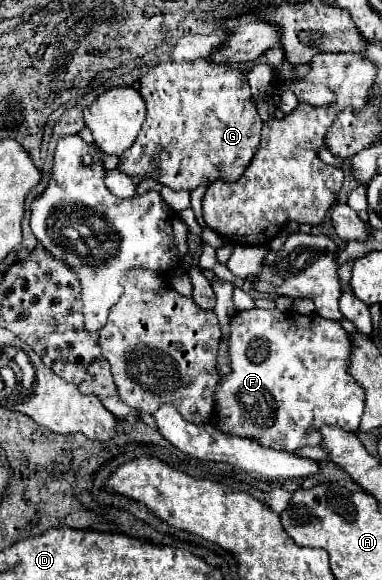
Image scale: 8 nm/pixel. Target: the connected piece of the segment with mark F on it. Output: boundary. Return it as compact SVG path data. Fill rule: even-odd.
M242 310L238 312L232 320L230 320L230 336L228 336L228 360L230 360L230 374L224 374L218 378L218 386L214 390L214 416L212 416L212 424L224 432L224 434L232 434L232 436L242 436L248 440L254 440L256 444L262 444L266 448L274 448L274 450L286 450L286 452L298 452L304 446L322 446L322 434L320 428L322 426L338 426L346 432L356 432L360 418L362 418L362 410L364 410L364 400L366 400L366 392L362 390L362 386L350 376L348 368L350 368L350 336L348 332L342 328L340 322L336 320L326 320L322 316L318 316L318 312L312 312L308 316L298 314L294 310L288 312L280 312L280 310Z

